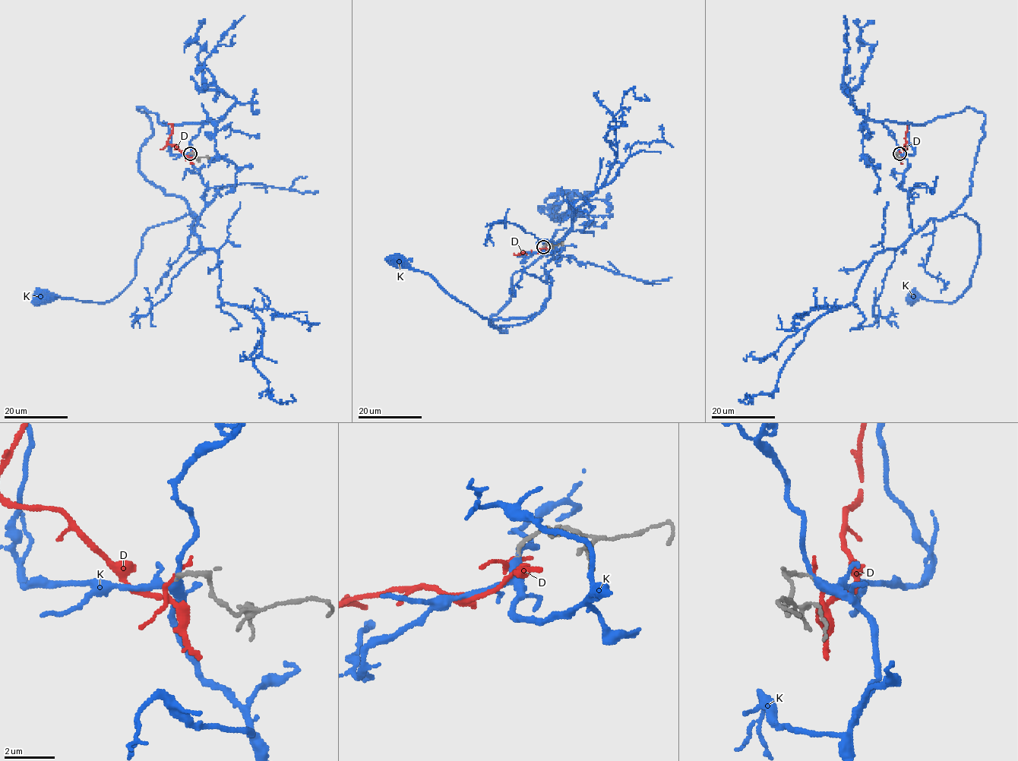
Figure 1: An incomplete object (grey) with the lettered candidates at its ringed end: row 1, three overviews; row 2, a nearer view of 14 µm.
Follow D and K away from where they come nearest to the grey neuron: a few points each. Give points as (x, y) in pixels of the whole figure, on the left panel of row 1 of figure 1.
D: (189, 153), (188, 156), (184, 154), (175, 146), (168, 143), (172, 129), (169, 123)
K: (190, 153), (207, 187), (193, 232), (197, 219), (191, 215), (150, 227), (134, 279), (107, 301), (42, 297)

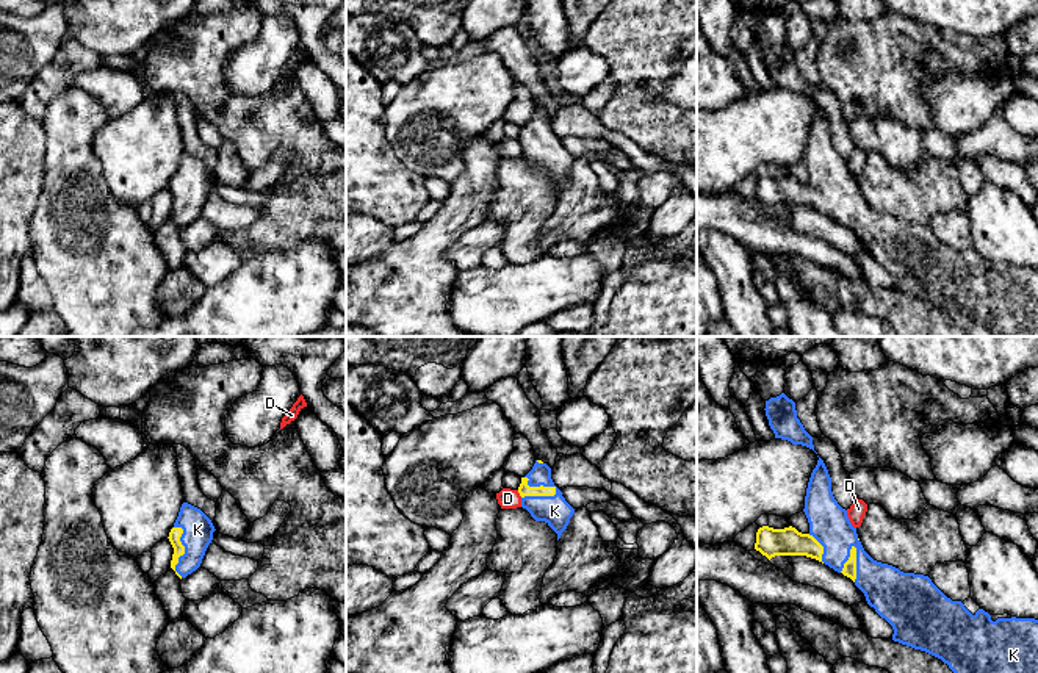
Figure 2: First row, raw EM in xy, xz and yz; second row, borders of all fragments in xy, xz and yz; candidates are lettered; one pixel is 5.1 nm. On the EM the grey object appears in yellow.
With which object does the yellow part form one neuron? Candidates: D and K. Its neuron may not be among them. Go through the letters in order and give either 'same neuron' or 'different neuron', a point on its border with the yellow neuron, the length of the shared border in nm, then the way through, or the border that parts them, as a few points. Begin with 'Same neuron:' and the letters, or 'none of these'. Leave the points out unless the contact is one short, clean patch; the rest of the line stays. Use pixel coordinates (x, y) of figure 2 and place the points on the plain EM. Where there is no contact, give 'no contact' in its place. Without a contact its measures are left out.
Same neuron: K
D: different neuron; contact xz (518, 141); length 50 nm; border xz (517, 140), (522, 146)
K: same neuron; contact xz (540, 135); length 190 nm; way xz (525, 140), (540, 135), (555, 138), (555, 160)

